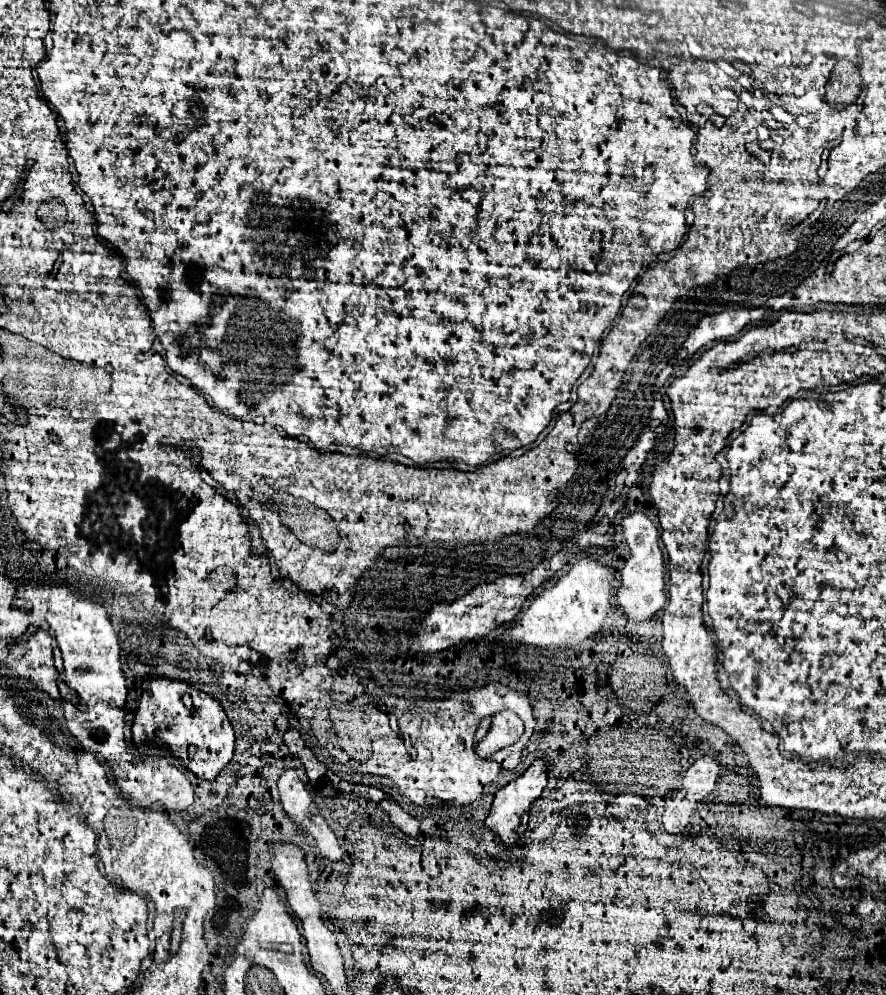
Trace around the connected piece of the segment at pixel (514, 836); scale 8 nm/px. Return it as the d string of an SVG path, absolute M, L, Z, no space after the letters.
M536 759L536 761L528 767L528 771L526 771L524 775L520 775L516 781L508 783L508 785L504 785L504 787L500 787L500 789L496 791L494 803L492 803L492 807L490 807L490 813L488 813L488 817L486 817L486 821L484 821L484 825L486 825L488 831L496 833L498 839L500 839L508 849L512 849L512 847L520 841L522 833L526 831L526 825L528 825L528 809L530 809L532 801L540 797L540 793L542 793L544 787L546 787L546 761L544 761L544 759Z

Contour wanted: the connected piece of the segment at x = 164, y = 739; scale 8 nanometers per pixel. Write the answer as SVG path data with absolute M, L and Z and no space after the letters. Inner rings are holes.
M154 675L152 683L148 683L148 687L142 695L144 699L140 699L138 711L134 715L132 735L134 745L140 747L146 741L152 741L156 747L169 749L198 779L214 781L232 759L234 731L232 731L232 725L230 725L226 713L222 711L220 703L197 691L197 689L190 689L184 683L178 685L178 681L170 681L166 677ZM190 705L197 706L197 708L190 709Z

